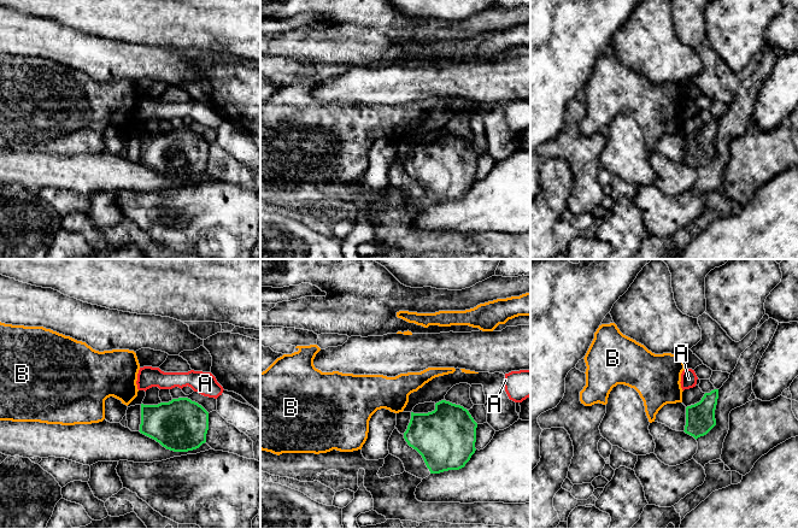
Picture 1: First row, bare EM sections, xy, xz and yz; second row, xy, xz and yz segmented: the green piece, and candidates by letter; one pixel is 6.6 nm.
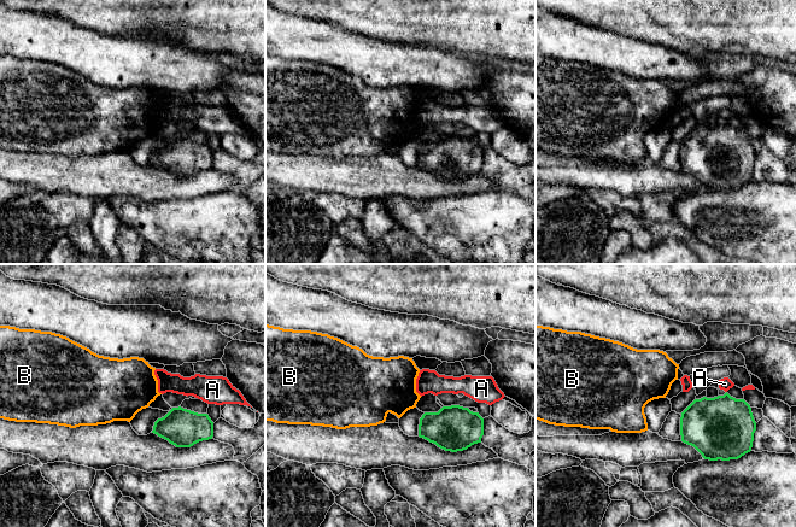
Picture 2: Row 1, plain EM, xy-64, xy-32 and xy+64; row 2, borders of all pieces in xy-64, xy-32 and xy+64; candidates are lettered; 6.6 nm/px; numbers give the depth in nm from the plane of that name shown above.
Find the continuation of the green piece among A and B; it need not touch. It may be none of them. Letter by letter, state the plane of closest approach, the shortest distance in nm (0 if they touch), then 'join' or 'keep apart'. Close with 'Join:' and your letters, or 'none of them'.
A: view xy; gap 60 nm; keep apart
B: view yz; gap 50 nm; keep apart
Join: none of them

